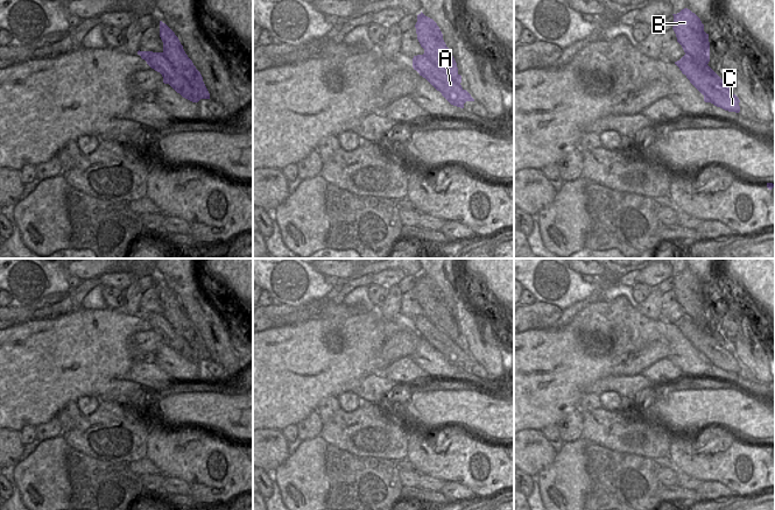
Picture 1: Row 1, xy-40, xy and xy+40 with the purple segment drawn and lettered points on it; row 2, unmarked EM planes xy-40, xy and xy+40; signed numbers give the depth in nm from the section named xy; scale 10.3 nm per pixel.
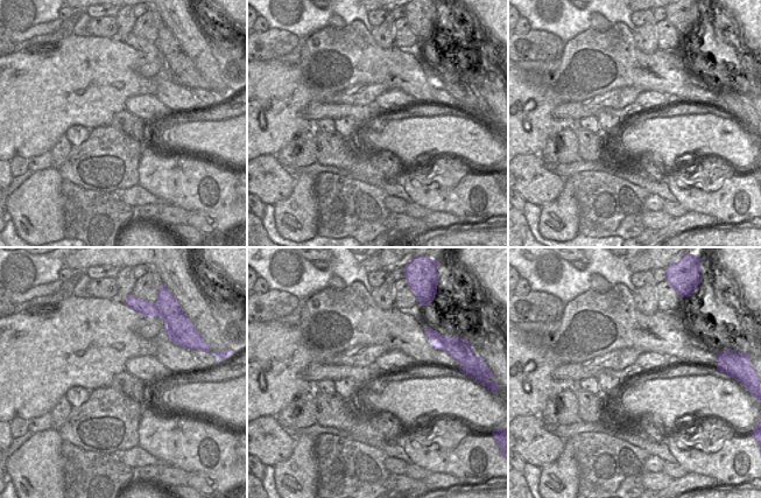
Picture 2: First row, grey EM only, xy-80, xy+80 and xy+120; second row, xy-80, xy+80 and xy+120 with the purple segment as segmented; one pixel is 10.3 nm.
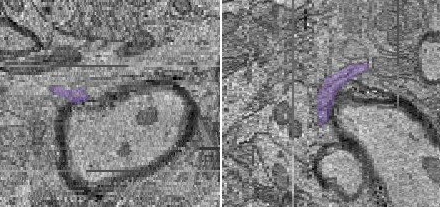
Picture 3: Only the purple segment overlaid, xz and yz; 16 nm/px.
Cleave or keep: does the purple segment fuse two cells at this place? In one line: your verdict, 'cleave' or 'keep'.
cleave

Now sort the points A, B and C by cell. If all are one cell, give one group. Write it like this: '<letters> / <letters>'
A C / B

